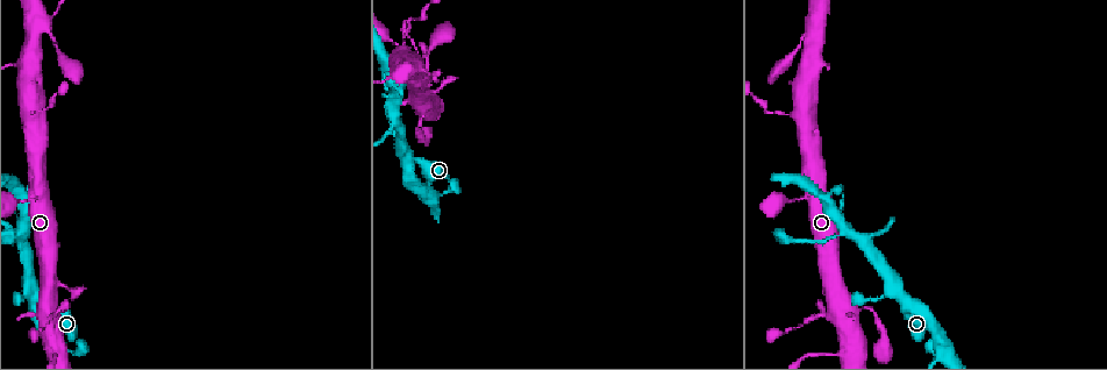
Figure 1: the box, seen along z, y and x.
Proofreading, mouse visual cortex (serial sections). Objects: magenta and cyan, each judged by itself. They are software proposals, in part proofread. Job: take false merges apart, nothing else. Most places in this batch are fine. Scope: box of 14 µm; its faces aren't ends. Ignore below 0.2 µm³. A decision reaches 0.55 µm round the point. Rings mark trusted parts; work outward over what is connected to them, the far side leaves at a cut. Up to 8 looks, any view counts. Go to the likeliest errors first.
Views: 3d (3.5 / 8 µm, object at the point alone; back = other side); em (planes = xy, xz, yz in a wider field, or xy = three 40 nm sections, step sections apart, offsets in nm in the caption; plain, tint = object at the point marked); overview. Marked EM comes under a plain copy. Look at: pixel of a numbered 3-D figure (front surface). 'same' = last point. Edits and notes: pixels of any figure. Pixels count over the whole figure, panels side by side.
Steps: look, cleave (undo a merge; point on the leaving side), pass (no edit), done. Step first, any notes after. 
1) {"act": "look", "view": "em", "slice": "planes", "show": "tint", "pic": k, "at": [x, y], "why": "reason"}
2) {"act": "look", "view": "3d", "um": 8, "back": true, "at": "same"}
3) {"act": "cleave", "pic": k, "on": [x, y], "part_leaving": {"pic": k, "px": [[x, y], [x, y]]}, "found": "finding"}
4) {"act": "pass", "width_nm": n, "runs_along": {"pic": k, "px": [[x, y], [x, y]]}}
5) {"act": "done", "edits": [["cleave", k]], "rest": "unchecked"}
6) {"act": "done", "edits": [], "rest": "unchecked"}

{"act": "look", "view": "3d", "um": 8, "pic": 1, "at": [425, 112], "why": "a narrow waist"}

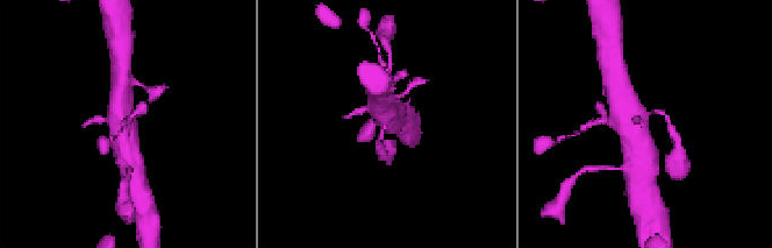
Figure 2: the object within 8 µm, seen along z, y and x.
{"act": "look", "view": "3d", "um": 3.5, "pic": 2, "at": [386, 120]}

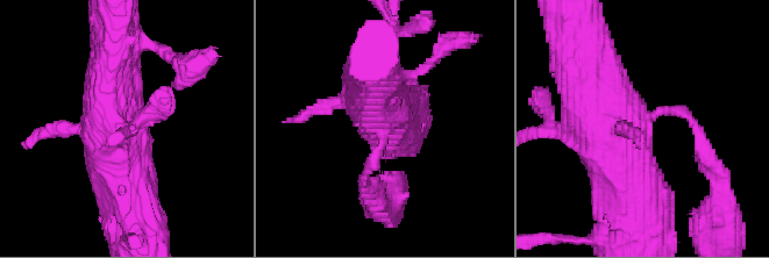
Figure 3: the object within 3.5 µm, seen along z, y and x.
{"act": "pass", "runs_along": {"pic": 3, "px": [[589, 62], [634, 136], [642, 208]]}, "found": "all the same cell"}

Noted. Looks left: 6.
{"act": "look", "view": "em", "slice": "xy", "step": 5, "show": "tint", "pic": 1, "at": [28, 113], "why": "thin neck"}

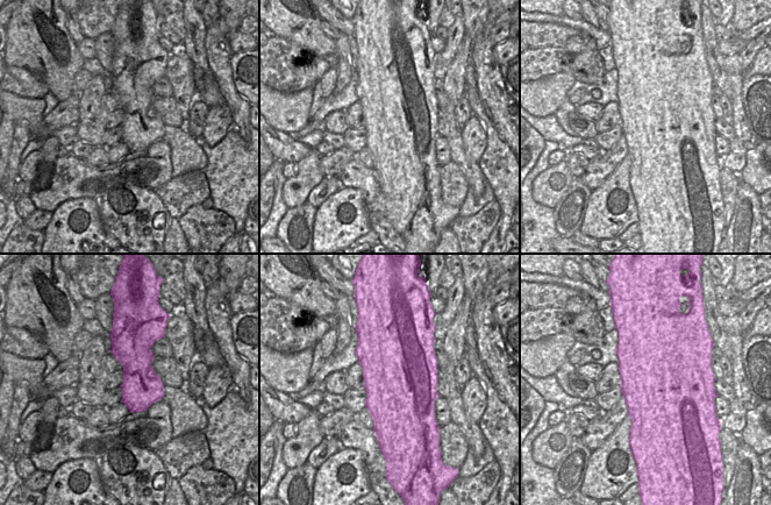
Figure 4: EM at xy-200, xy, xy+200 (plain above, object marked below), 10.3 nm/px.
{"act": "look", "view": "3d", "um": 3.5, "at": "same"}

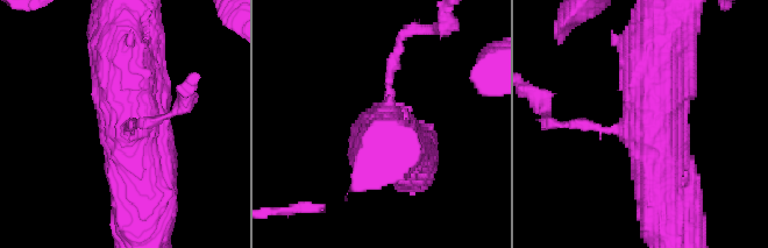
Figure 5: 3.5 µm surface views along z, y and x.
{"act": "pass", "runs_along": {"pic": 5, "px": [[142, 203], [118, 52]]}, "found": "one cell here"}

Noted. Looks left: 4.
{"act": "look", "view": "3d", "um": 8, "pic": 1, "at": [33, 307], "why": "three-way junction"}

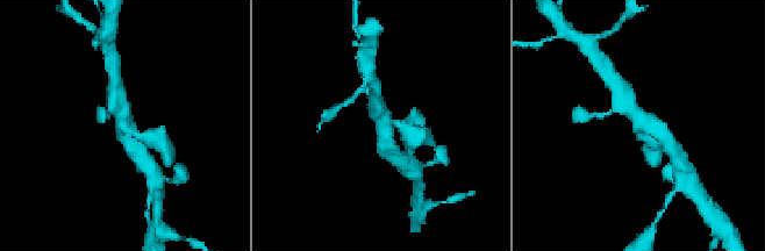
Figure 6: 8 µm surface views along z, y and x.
{"act": "look", "view": "3d", "um": 3.5, "pic": 6, "at": [124, 123], "why": "closer look"}

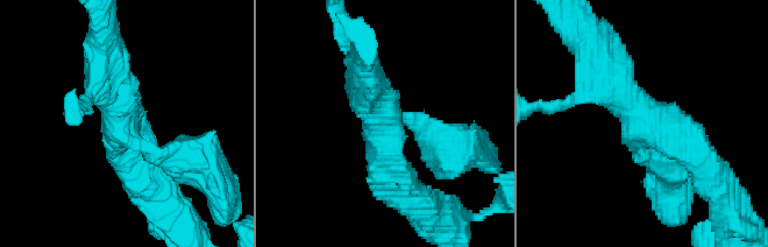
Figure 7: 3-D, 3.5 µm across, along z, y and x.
{"act": "look", "view": "em", "slice": "xy", "step": 5, "show": "tint", "pic": 7, "at": [382, 123], "why": "need the tissue"}

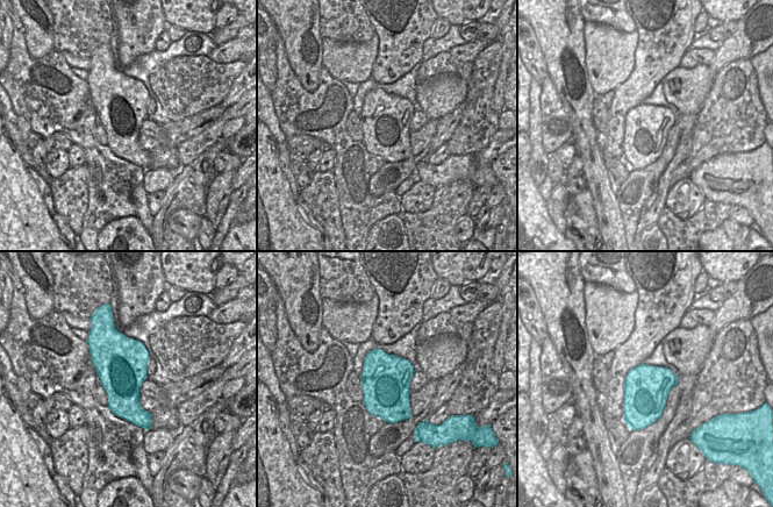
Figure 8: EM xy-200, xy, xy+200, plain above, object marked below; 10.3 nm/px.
{"act": "pass", "arm_widths_nm": [400, 450, 500], "runs_along": {"pic": 7, "px": [[184, 156], [120, 125], [106, 63]]}, "found": "continuous, no second cell"}

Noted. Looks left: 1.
{"act": "done", "edits": [], "rest": "unchecked"}

